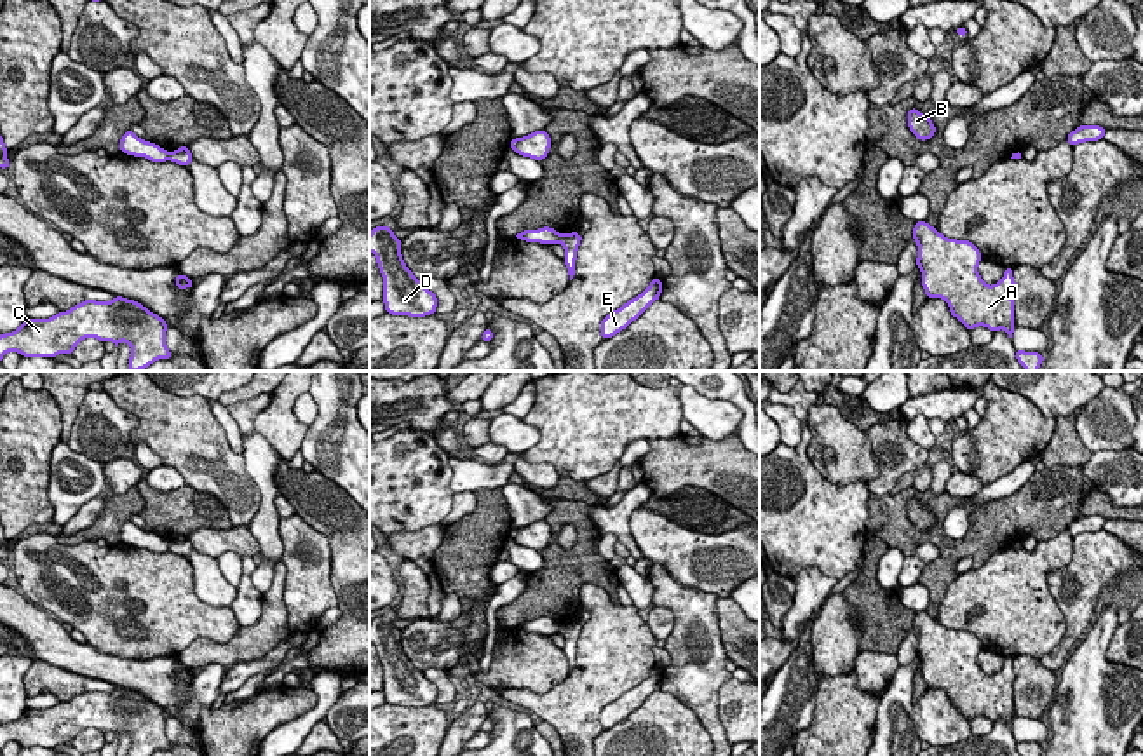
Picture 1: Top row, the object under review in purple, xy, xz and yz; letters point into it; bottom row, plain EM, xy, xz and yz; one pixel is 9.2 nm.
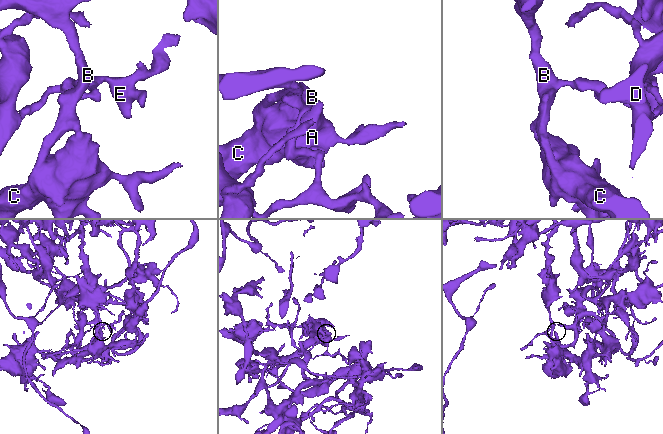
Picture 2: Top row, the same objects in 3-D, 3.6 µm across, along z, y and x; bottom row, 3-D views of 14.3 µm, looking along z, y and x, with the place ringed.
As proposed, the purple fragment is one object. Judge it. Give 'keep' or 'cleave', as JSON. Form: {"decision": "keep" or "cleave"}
{"decision": "cleave"}

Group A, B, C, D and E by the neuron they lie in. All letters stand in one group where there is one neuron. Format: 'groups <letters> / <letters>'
groups A B C / D E

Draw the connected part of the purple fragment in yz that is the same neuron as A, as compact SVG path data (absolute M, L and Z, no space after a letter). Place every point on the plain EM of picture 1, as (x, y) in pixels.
M916 611L913 629L918 636L916 655L927 688L941 688L969 721L984 716L991 723L1014 723L1012 657L1000 672L988 676L977 662L981 641L969 631L948 629L927 611Z

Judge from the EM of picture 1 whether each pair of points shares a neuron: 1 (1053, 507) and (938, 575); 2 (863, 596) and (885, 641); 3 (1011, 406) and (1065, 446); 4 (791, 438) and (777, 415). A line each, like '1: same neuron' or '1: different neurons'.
1: same neuron
2: same neuron
3: different neurons
4: same neuron

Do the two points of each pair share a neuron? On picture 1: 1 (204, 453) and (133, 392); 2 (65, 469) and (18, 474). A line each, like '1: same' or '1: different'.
1: same
2: different

